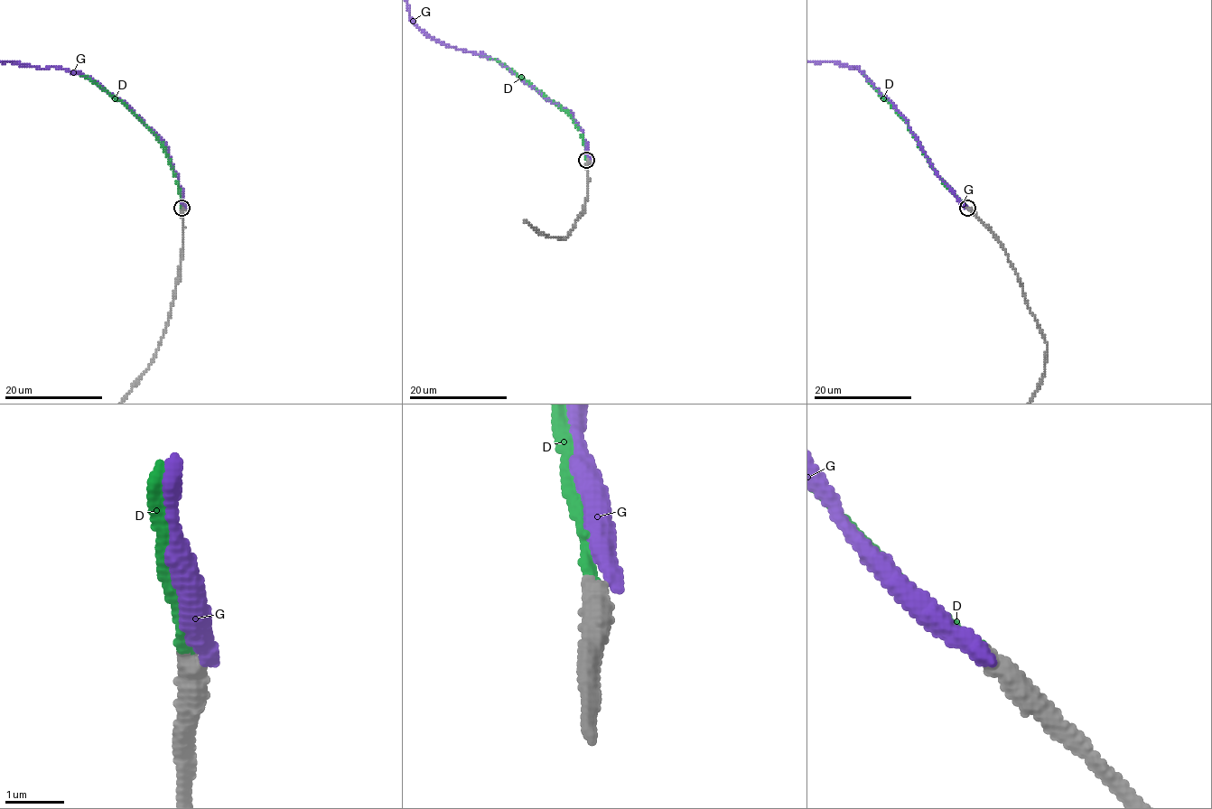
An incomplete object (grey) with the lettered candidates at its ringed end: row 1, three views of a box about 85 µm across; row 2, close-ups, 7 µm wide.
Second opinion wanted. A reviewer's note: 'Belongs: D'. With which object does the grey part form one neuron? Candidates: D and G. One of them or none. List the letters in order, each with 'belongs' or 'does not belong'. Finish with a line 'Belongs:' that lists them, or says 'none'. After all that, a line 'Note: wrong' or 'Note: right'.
D: belongs
G: does not belong
Belongs: D
Note: right

